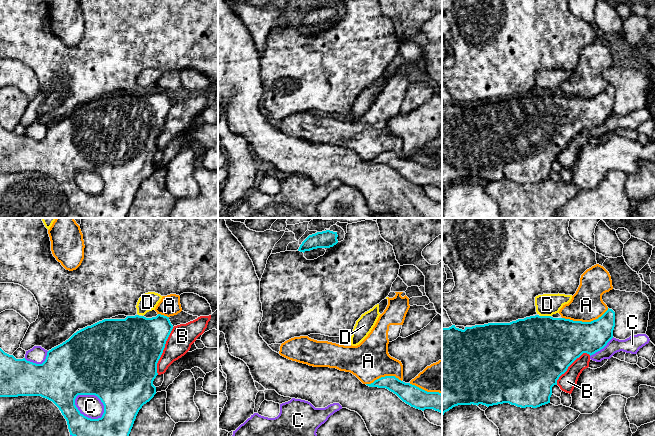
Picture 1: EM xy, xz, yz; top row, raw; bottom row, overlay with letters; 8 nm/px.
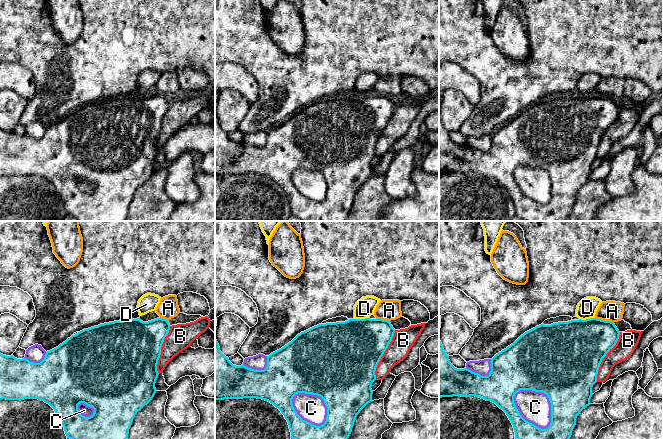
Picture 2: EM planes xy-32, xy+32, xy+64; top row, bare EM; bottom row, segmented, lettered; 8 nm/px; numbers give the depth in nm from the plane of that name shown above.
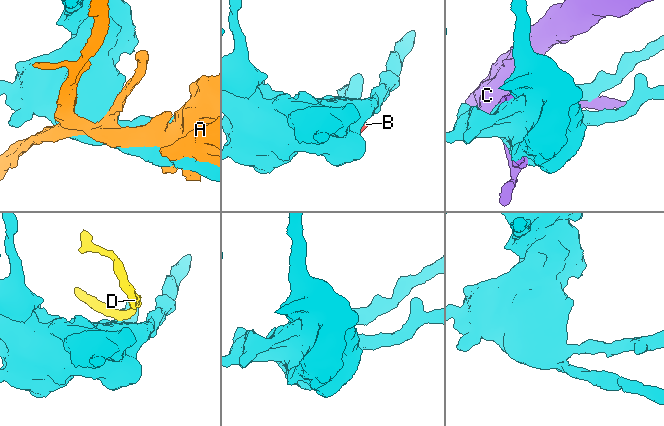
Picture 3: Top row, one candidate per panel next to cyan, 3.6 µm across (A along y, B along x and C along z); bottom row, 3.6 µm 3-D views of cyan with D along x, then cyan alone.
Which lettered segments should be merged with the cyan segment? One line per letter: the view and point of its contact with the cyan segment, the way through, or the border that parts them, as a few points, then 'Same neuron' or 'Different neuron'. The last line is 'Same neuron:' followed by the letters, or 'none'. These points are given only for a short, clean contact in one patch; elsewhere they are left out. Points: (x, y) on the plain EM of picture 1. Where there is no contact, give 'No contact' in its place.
A: Touches cyan at yz (585, 98). Different neuron
B: Touches cyan at xy (162, 127). Different neuron
C: Touches cyan at xy (83, 191). Different neuron
D: Touches cyan at yz (545, 92). Different neuron
Same neuron: none

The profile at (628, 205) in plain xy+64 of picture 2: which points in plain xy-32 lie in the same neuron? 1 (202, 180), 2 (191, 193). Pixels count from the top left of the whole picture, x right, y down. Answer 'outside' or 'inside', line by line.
1: inside
2: outside

